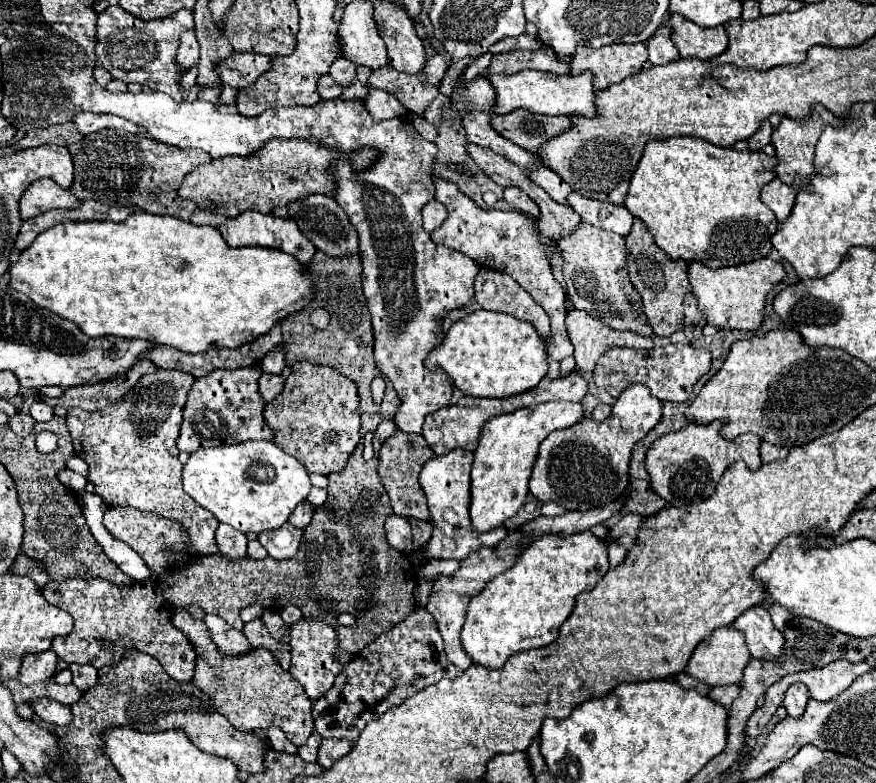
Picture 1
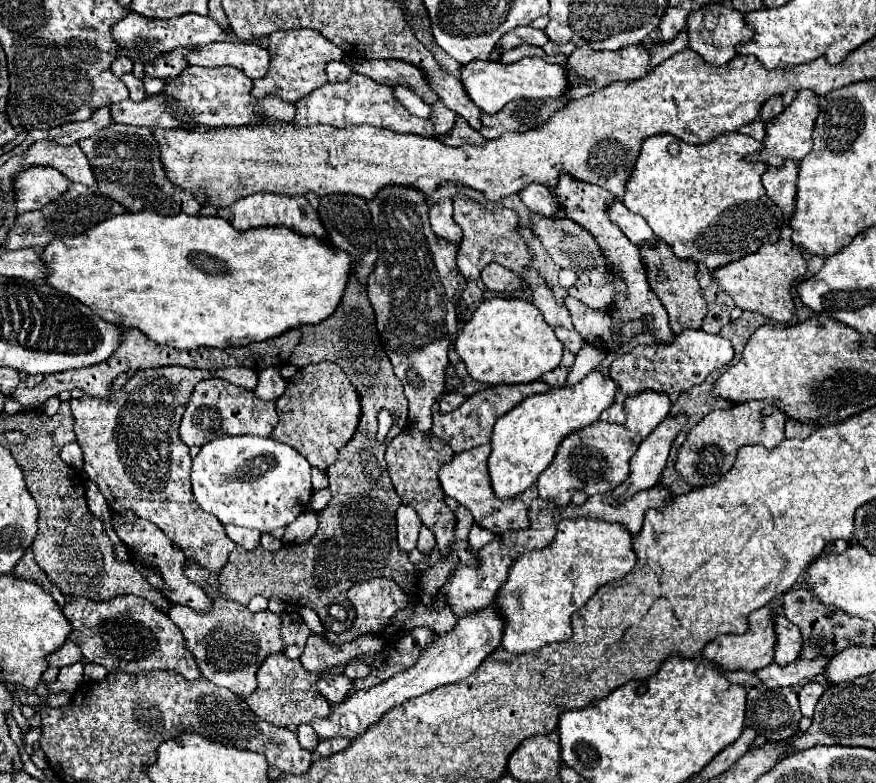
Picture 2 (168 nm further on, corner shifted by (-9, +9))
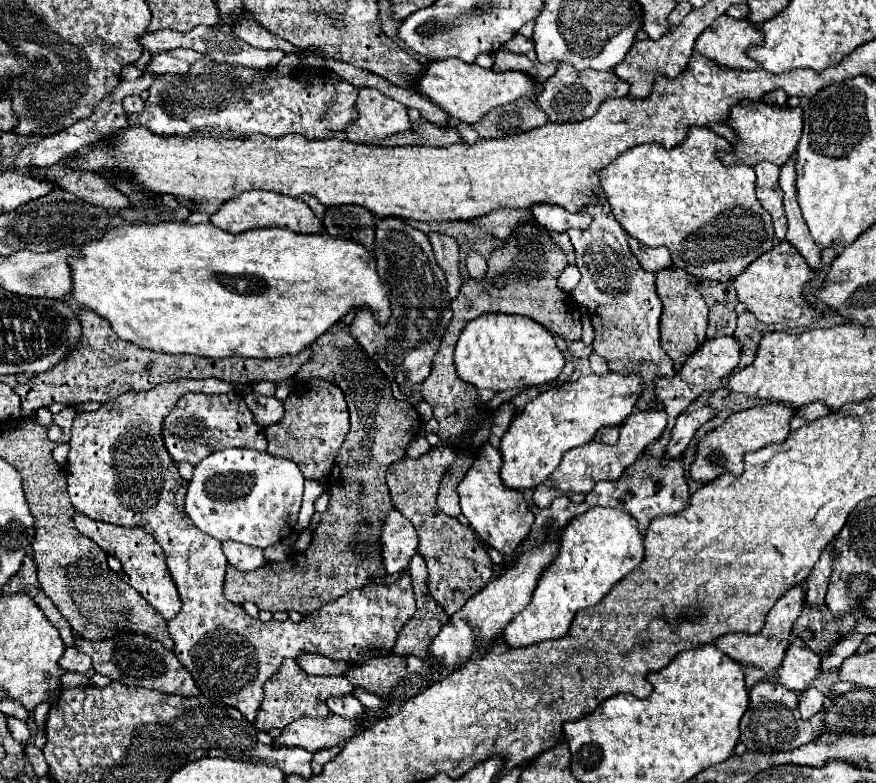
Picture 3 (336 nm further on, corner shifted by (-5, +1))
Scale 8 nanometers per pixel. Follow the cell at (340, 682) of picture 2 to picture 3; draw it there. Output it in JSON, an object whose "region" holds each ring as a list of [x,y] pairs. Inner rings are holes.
{"region":[[[345,696],[345,698],[329,698],[327,700],[327,706],[331,710],[331,714],[337,714],[337,716],[343,716],[347,720],[355,720],[355,722],[361,722],[365,716],[365,708],[363,704],[353,698],[353,696]]]}

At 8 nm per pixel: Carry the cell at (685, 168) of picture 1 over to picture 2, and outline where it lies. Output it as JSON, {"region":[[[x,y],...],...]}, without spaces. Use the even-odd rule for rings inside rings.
{"region":[[[739,132],[719,136],[709,144],[699,146],[680,141],[673,134],[649,136],[641,146],[641,154],[627,182],[623,204],[631,212],[643,216],[655,232],[655,236],[665,240],[673,248],[677,258],[705,262],[709,270],[715,270],[727,262],[757,252],[763,244],[775,244],[779,240],[779,232],[785,220],[781,210],[765,194],[765,188],[761,184],[761,176],[769,166],[763,162],[747,162],[749,154],[761,150],[761,142]]]}

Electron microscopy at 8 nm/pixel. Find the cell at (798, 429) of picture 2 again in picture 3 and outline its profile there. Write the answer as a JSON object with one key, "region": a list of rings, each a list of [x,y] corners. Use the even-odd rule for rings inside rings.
{"region":[[[823,402],[807,404],[807,406],[803,406],[803,408],[799,408],[799,410],[797,410],[797,414],[795,414],[793,422],[791,422],[791,428],[793,428],[793,430],[797,430],[797,428],[799,428],[799,424],[815,422],[817,418],[827,416],[829,412],[831,412],[831,410],[829,410],[829,408],[827,408],[827,404],[823,404]]]}

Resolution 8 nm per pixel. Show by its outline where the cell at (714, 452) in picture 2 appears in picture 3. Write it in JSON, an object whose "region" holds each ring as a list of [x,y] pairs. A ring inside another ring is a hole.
{"region":[[[771,402],[765,406],[755,406],[755,408],[743,410],[743,412],[735,412],[719,428],[715,428],[713,432],[709,432],[707,436],[701,438],[701,442],[697,446],[697,458],[689,470],[691,478],[707,484],[725,472],[731,472],[737,476],[737,466],[743,464],[743,456],[747,452],[755,452],[767,444],[787,440],[787,436],[791,434],[789,422],[793,416],[795,416],[795,408],[781,404],[781,402]]]}

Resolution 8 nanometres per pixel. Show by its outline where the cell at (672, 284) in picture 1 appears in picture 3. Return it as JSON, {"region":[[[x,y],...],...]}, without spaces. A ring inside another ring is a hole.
{"region":[[[671,268],[661,270],[657,276],[657,294],[663,302],[663,314],[661,314],[661,348],[667,352],[667,356],[673,360],[675,370],[681,368],[681,364],[691,356],[699,344],[705,340],[705,328],[707,328],[707,306],[701,298],[701,294],[689,284],[689,276],[683,270]]]}

